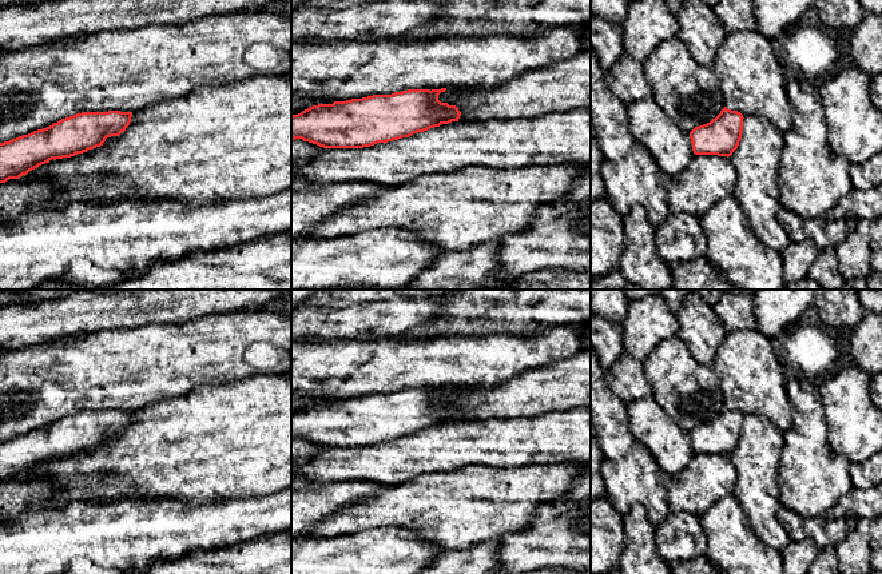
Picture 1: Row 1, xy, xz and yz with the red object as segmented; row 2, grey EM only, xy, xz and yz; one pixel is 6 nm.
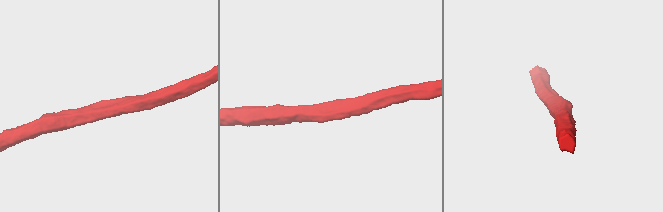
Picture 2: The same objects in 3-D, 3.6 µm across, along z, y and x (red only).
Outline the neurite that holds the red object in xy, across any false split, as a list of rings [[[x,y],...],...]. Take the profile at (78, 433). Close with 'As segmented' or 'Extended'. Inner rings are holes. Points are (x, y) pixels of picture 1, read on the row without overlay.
[[[82,411],[53,422],[52,424],[0,442],[0,482],[19,478],[52,458],[71,457],[103,445],[107,437],[119,435],[130,424],[132,411]]]. As segmented

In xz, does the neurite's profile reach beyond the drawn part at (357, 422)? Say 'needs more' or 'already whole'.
already whole

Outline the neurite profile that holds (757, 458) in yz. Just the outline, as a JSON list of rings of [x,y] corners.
[[[743,414],[743,430],[731,462],[736,469],[732,494],[747,511],[755,534],[782,551],[792,539],[779,519],[779,467],[784,434],[760,414]]]

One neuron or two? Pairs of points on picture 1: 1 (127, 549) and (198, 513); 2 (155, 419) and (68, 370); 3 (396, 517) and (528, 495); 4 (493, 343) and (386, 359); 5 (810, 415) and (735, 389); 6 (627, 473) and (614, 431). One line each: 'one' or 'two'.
1: one
2: two
3: one
4: one
5: two
6: two

